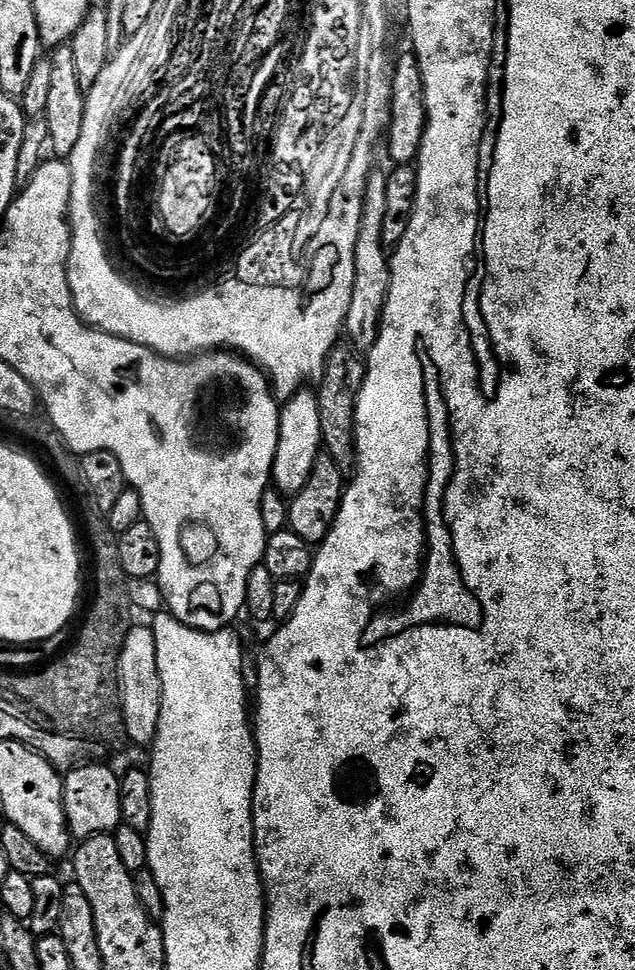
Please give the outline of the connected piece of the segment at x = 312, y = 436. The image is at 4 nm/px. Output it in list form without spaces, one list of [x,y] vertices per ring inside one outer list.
[[[301,390],[283,401],[280,409],[280,429],[278,430],[278,450],[274,454],[272,484],[275,491],[285,498],[297,496],[310,480],[310,470],[322,454],[322,414],[320,399],[315,391]]]

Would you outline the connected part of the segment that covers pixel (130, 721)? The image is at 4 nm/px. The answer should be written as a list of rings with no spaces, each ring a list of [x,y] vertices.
[[[151,627],[129,628],[120,655],[118,678],[120,679],[120,705],[128,740],[144,746],[151,745],[156,739],[158,718],[162,714],[162,678],[158,670],[156,636],[152,633]]]

